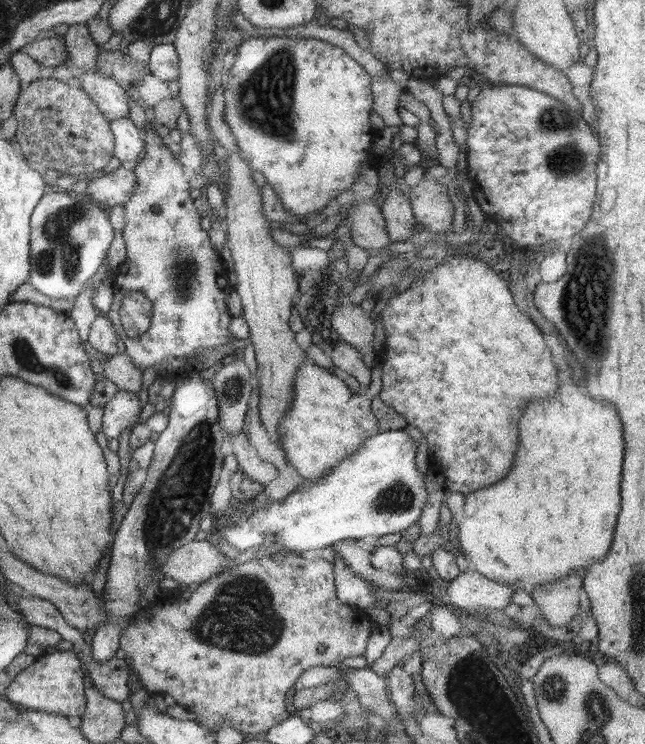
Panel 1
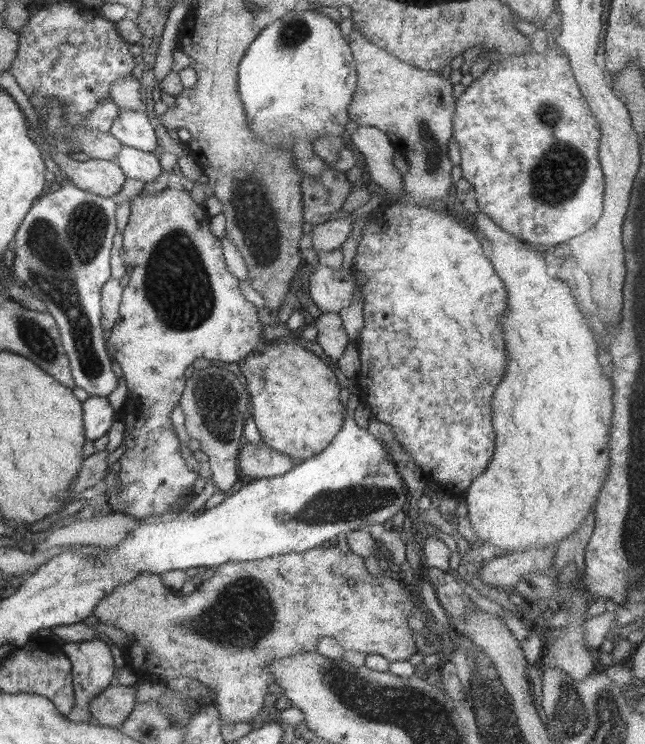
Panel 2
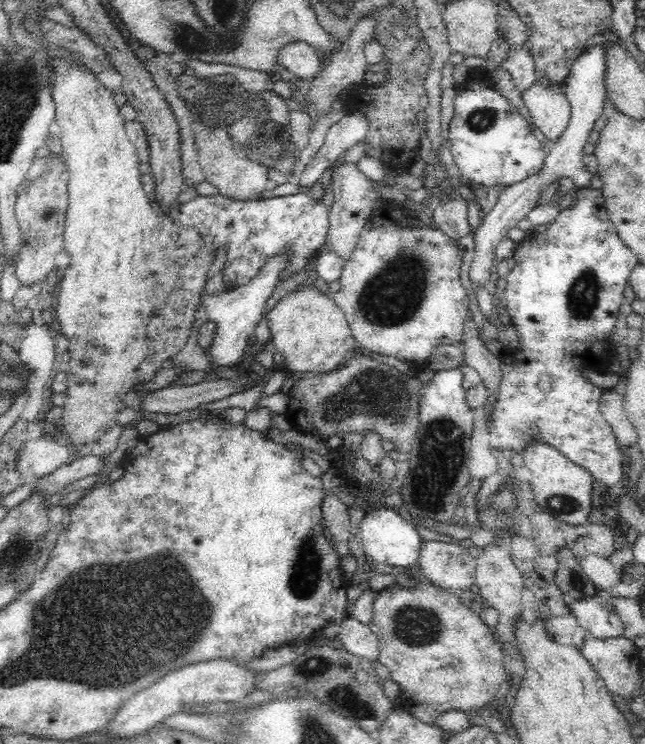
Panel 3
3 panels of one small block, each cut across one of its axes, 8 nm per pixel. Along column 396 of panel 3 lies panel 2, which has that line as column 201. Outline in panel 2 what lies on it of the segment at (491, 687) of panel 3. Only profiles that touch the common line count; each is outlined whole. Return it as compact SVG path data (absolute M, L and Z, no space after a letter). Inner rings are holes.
M333 545L320 546L304 552L290 552L286 555L277 555L251 562L231 561L215 568L216 572L212 578L204 581L194 592L186 596L181 596L178 592L164 586L160 575L140 574L128 582L118 584L108 594L105 594L94 607L93 614L102 624L114 626L114 628L122 630L124 634L128 635L128 638L132 639L132 642L124 650L124 658L126 660L124 666L130 668L138 678L150 680L152 672L156 672L156 676L154 676L156 682L160 682L160 680L169 682L174 680L174 678L180 678L180 676L188 676L198 680L198 682L202 682L204 686L207 686L214 692L212 704L215 705L220 713L221 724L222 721L251 723L256 716L265 710L264 698L268 694L268 685L275 683L274 675L267 671L265 666L269 666L269 662L288 658L301 652L317 652L316 645L318 645L318 639L322 637L334 638L344 650L354 650L354 652L362 652L362 654L380 654L390 663L394 661L408 661L416 653L416 645L414 645L414 639L412 639L413 632L407 624L407 618L413 614L411 601L415 598L413 593L409 586L404 585L400 577L390 573L384 574L385 577L371 575L367 571L364 561L362 557L354 554L354 552L342 554L338 546ZM349 579L355 579L355 583L352 586L348 584Z

